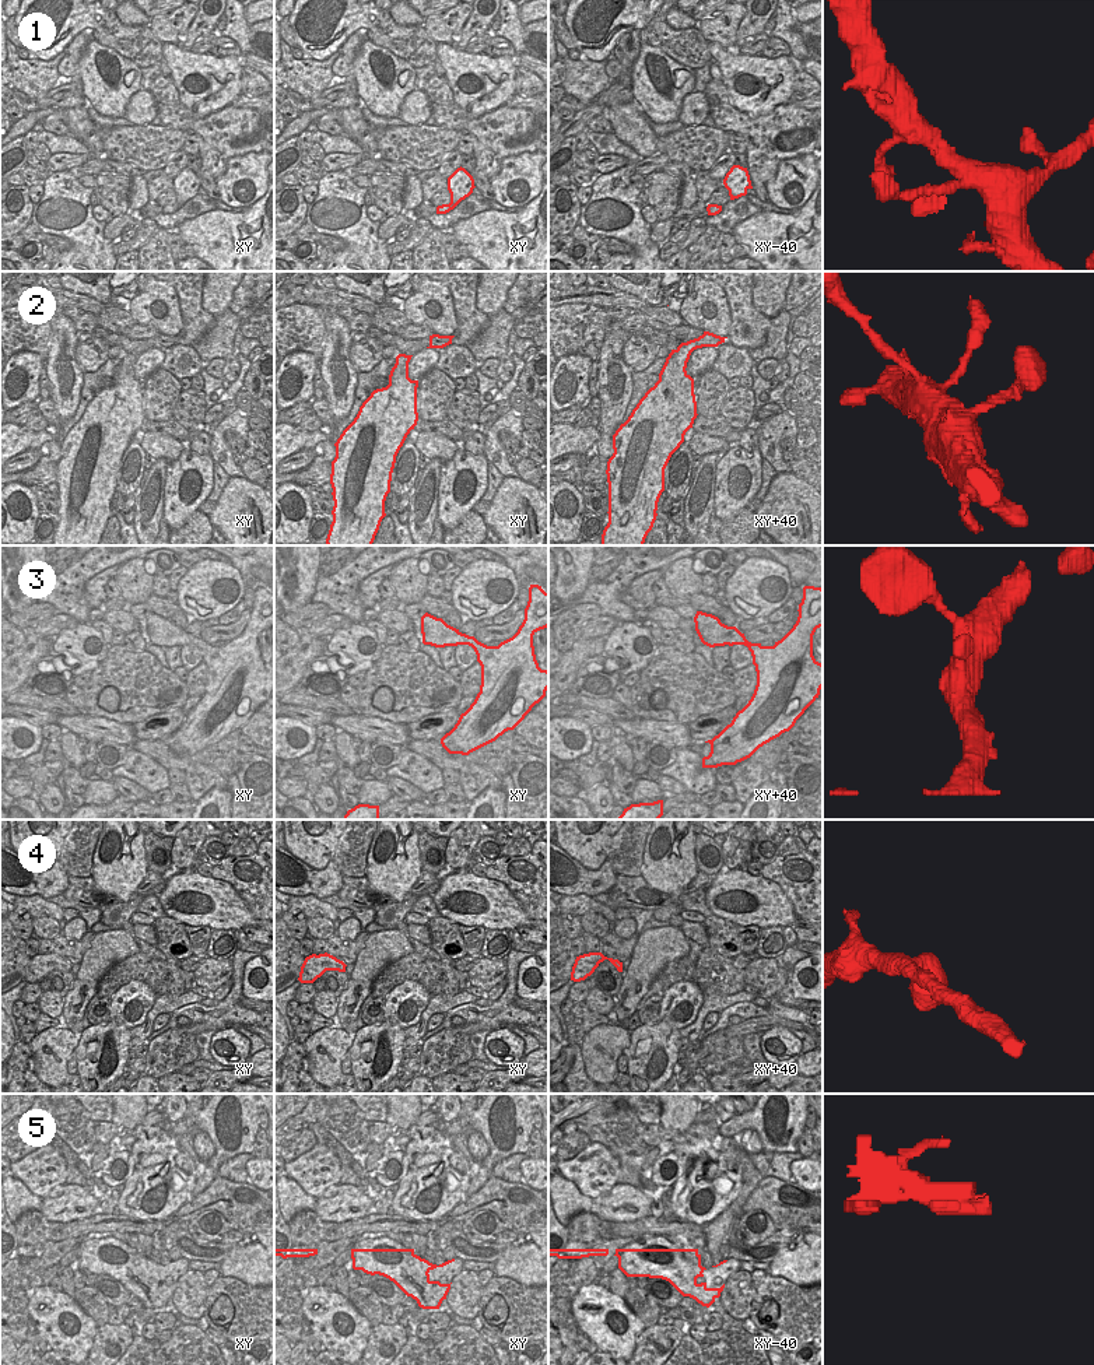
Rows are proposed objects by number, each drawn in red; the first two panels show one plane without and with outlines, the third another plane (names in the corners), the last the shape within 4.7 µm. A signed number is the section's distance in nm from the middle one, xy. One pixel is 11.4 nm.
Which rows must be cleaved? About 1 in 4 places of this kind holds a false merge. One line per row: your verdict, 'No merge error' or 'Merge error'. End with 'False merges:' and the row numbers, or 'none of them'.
1: No merge error
2: No merge error
3: No merge error
4: No merge error
5: Merge error
False merges: 5.

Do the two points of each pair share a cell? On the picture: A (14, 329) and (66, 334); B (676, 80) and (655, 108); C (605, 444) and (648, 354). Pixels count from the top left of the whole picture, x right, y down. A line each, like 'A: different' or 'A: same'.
A: different
B: same
C: different

